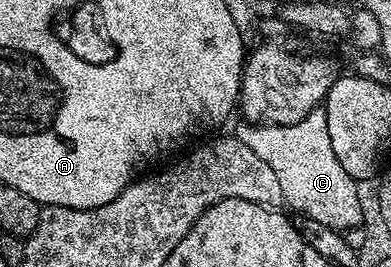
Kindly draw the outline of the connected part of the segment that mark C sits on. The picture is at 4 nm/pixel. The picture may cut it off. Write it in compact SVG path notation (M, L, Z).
M326 109L309 112L305 120L284 126L243 124L237 130L241 144L253 148L281 183L283 201L292 206L296 215L318 220L329 228L340 232L362 227L363 202L359 199L356 179L341 168L341 160L333 153L333 143L329 141L329 120Z

